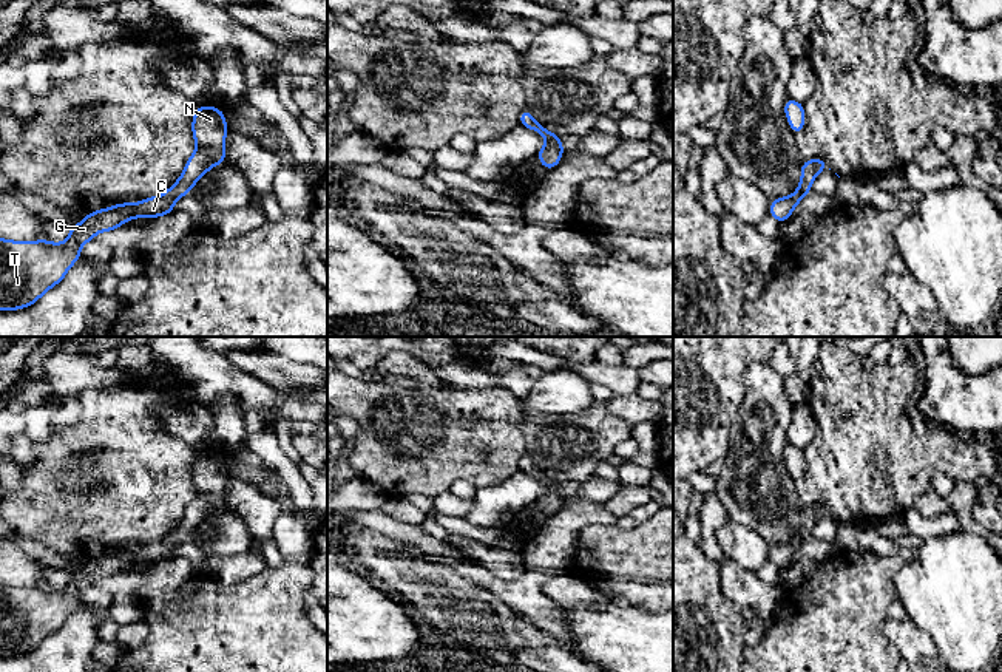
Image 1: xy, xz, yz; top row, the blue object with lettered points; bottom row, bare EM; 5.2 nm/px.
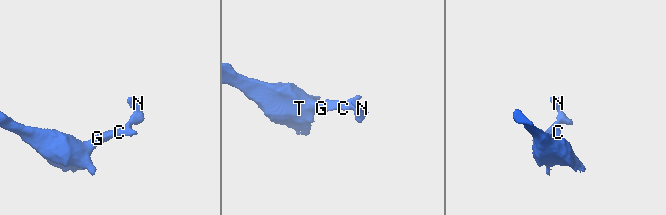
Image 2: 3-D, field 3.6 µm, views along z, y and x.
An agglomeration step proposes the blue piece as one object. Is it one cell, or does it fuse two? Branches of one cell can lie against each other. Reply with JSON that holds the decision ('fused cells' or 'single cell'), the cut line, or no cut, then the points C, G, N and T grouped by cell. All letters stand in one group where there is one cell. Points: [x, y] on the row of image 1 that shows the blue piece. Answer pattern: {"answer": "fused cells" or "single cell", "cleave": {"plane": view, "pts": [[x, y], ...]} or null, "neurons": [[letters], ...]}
{"answer": "single cell", "cleave": null, "neurons": [["C", "G", "N", "T"]]}

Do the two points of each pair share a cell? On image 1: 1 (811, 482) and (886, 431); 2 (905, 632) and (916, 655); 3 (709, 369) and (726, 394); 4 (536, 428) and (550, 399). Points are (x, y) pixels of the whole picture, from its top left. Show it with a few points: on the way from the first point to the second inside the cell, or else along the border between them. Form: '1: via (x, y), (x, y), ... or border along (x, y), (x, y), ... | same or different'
1: via (829, 479), (846, 471), (868, 450) | same
2: via (908, 638), (916, 649) | same
3: via (710, 376), (720, 388) | same
4: border along (522, 400), (524, 407), (533, 413), (579, 413) | different

